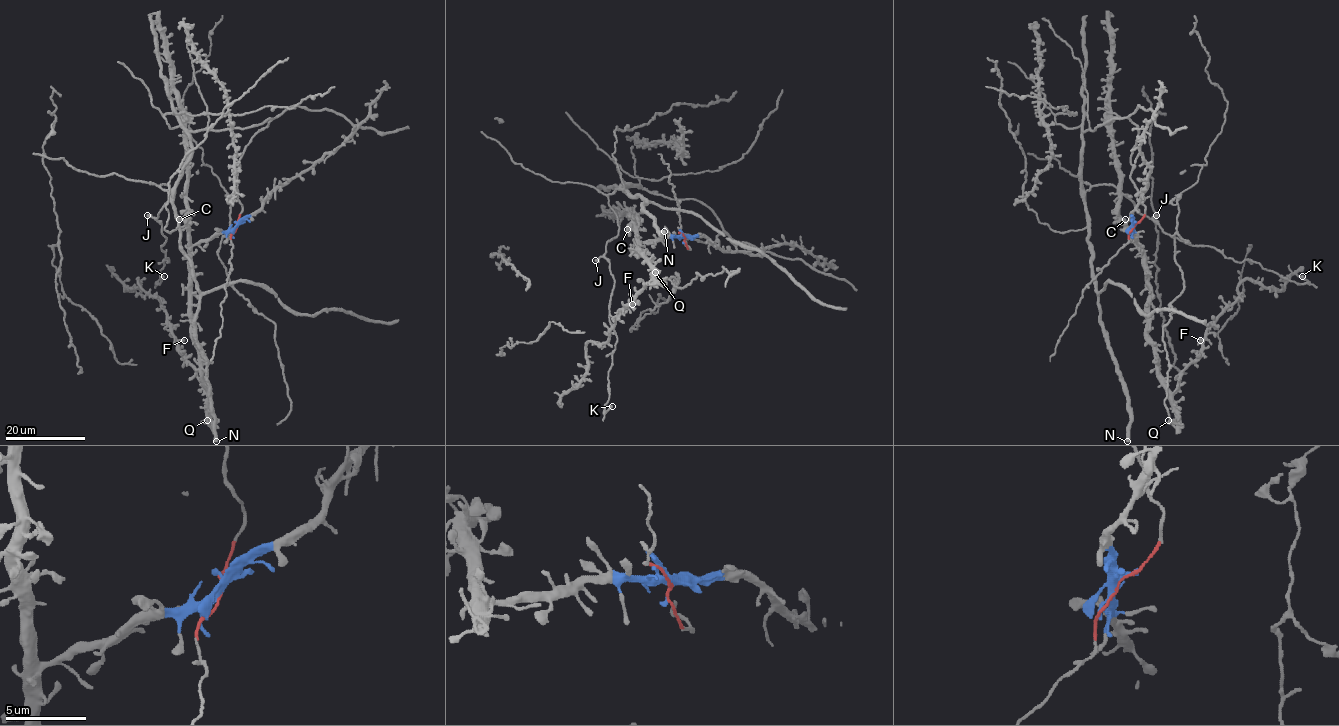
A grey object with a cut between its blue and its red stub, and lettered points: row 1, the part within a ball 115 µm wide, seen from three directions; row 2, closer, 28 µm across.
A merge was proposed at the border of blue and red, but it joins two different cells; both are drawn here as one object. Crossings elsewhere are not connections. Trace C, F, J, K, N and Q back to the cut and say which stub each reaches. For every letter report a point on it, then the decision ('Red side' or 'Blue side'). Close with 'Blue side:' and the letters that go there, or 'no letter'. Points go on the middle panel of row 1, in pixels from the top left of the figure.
C: Place: (627, 229). Blue side
F: Place: (632, 304). Blue side
J: Place: (595, 260). Red side
K: Place: (612, 406). Red side
N: Place: (664, 231). Red side
Q: Place: (655, 272). Blue side
Blue side: C, F, Q

